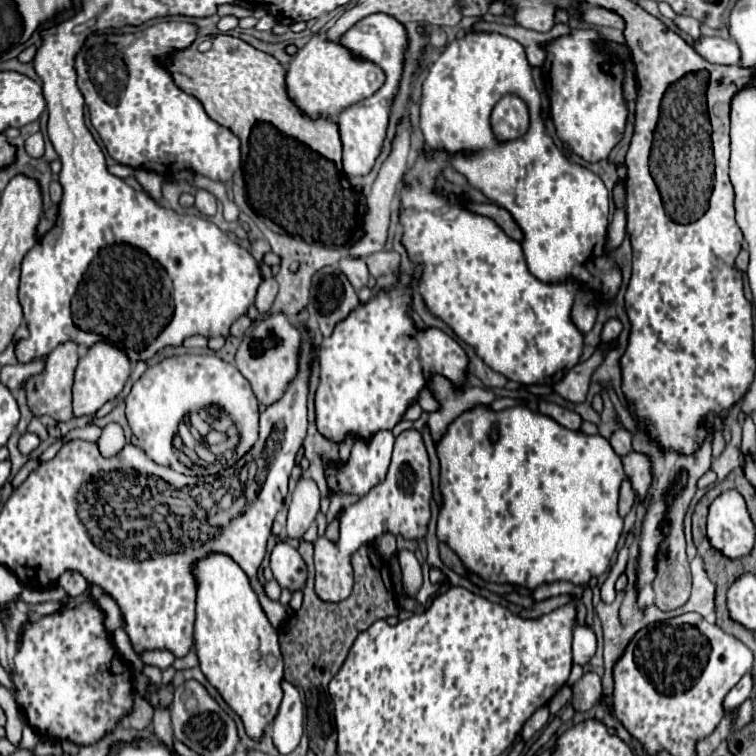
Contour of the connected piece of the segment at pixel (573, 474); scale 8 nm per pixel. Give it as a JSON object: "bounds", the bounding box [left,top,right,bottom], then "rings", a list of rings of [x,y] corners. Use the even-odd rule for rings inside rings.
{"bounds":[436,405,624,589],"rings":[[[515,405],[498,413],[488,411],[488,407],[476,407],[474,411],[462,413],[448,427],[436,451],[440,457],[440,491],[442,491],[442,509],[438,515],[438,539],[456,551],[456,555],[462,559],[468,571],[492,583],[512,583],[526,589],[536,589],[544,583],[556,583],[556,581],[570,581],[582,585],[588,583],[590,577],[600,577],[610,567],[610,559],[616,551],[616,543],[622,533],[622,519],[618,515],[618,491],[620,483],[624,481],[624,469],[620,457],[612,451],[608,439],[600,435],[590,437],[584,435],[582,431],[564,429],[562,425],[554,423],[554,419],[544,417],[540,412],[533,411],[525,405]],[[492,425],[496,425],[500,431],[500,439],[494,445],[488,441]]]}

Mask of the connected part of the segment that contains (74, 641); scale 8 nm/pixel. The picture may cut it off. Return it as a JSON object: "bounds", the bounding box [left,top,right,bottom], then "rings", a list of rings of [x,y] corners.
{"bounds":[12,599,132,745],"rings":[[[90,599],[72,611],[42,617],[26,627],[24,645],[16,653],[14,661],[16,675],[12,675],[12,681],[16,685],[18,707],[42,737],[60,737],[70,739],[76,745],[92,745],[106,731],[114,729],[132,707],[130,669],[118,659],[114,645],[102,627],[102,615],[94,611],[94,603],[90,603]]]}

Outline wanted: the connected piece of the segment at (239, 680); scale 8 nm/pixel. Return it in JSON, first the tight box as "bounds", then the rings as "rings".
{"bounds":[194,555,284,741],"rings":[[[208,555],[198,563],[194,569],[194,575],[198,575],[198,597],[196,597],[196,623],[194,623],[194,641],[198,649],[200,669],[218,689],[222,699],[228,703],[228,707],[242,719],[246,735],[254,741],[260,741],[264,737],[264,729],[274,721],[278,715],[278,707],[282,701],[282,679],[284,679],[284,663],[278,647],[278,633],[266,619],[258,597],[254,595],[250,581],[246,579],[246,573],[226,555]]]}

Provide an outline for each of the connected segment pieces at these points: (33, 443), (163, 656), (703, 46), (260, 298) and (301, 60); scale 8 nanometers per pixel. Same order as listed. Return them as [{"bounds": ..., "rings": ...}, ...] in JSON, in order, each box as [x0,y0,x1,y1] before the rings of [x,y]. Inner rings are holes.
[{"bounds":[18,433,40,455],"rings":[[[24,433],[24,435],[20,437],[20,441],[18,441],[18,449],[20,449],[20,453],[24,453],[24,455],[30,455],[38,445],[40,445],[40,439],[38,439],[36,433]]]},{"bounds":[140,651,174,671],"rings":[[[146,651],[146,655],[140,655],[142,661],[146,661],[146,665],[154,665],[160,671],[168,669],[174,663],[174,655],[170,655],[170,651]]]},{"bounds":[694,37,740,65],"rings":[[[700,37],[694,47],[698,47],[698,53],[710,61],[720,65],[738,65],[740,63],[740,47],[722,37]]]},{"bounds":[254,279,278,313],"rings":[[[264,279],[264,281],[260,283],[258,293],[256,293],[256,303],[254,303],[260,313],[268,311],[270,303],[272,303],[274,297],[276,297],[276,291],[278,291],[278,285],[276,285],[274,279]]]},{"bounds":[286,35,384,119],"rings":[[[314,35],[310,41],[294,55],[286,71],[286,87],[290,99],[312,119],[316,117],[336,117],[342,109],[370,97],[384,83],[384,71],[362,57],[352,55],[348,47],[340,41],[328,41],[326,35]]]}]

